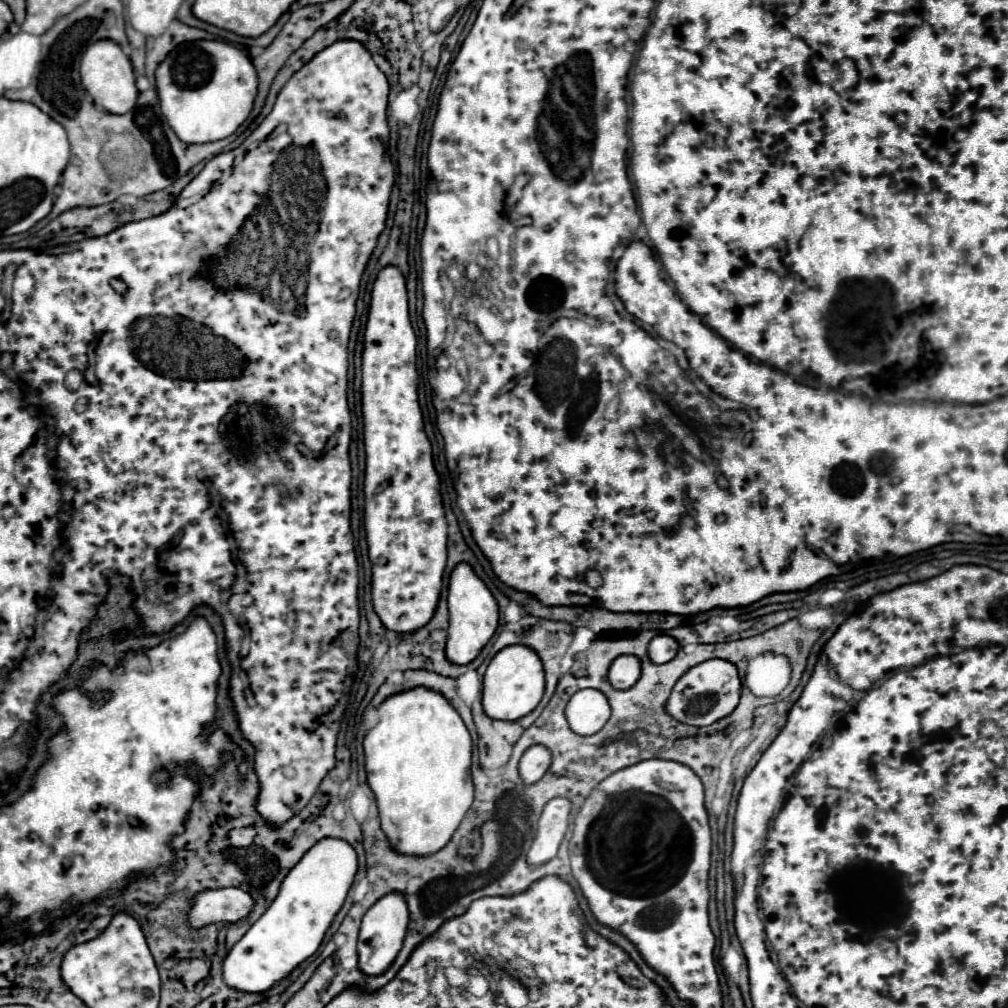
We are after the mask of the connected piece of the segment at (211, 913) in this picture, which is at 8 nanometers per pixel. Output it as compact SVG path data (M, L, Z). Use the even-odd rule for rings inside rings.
M237 887L218 889L218 891L204 891L198 893L198 899L190 911L190 925L194 929L214 923L214 921L240 921L250 915L254 907L254 899L250 893Z

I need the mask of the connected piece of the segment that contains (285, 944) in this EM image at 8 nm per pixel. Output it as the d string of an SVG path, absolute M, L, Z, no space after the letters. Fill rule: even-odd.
M336 837L320 839L282 881L278 897L224 959L224 981L246 993L268 991L294 967L316 953L334 915L340 911L356 875L354 847Z

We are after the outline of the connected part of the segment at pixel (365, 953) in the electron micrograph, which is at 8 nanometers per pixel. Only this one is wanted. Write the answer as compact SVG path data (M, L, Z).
M388 893L382 899L378 899L364 915L360 937L358 937L358 959L360 967L366 975L378 975L390 967L390 963L396 959L398 951L402 949L406 927L410 921L410 911L404 895L400 893Z

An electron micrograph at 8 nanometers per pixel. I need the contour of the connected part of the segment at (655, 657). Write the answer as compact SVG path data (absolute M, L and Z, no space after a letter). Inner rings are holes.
M662 633L662 635L656 635L656 637L650 641L648 653L650 653L650 659L660 665L660 663L668 663L670 659L674 659L676 653L678 653L678 649L680 649L678 641L676 641L674 637Z

